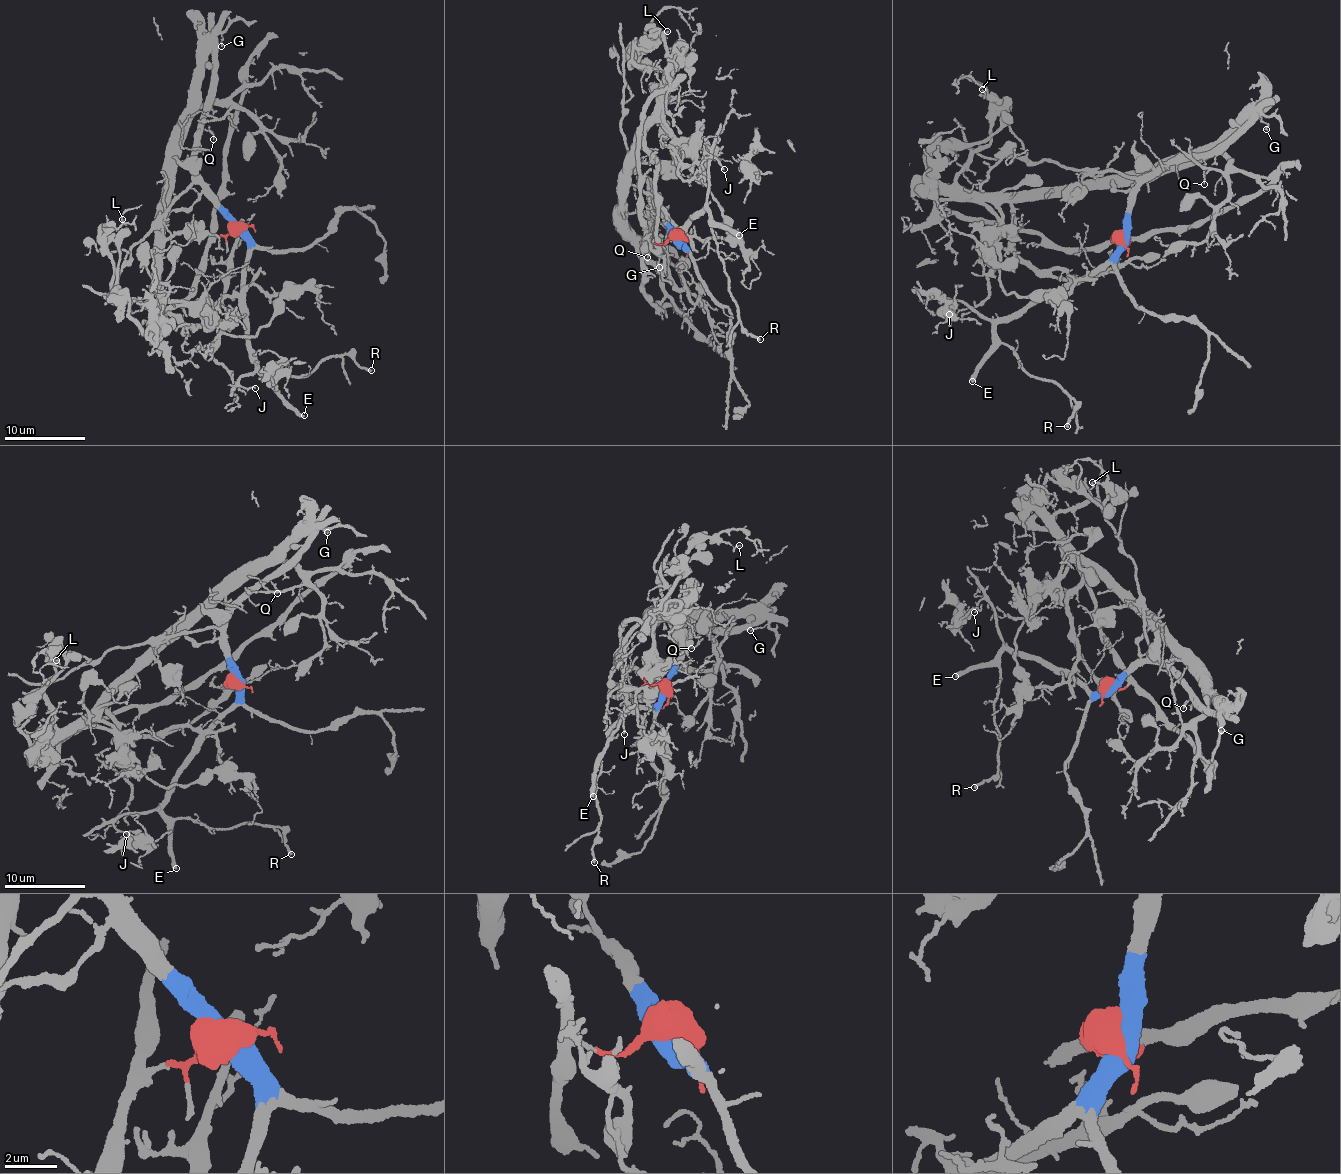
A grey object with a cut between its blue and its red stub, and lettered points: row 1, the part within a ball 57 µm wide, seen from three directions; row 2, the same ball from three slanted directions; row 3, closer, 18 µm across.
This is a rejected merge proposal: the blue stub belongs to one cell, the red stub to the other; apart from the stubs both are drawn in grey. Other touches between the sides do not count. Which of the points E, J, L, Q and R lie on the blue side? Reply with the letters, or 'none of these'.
E, J, Q, R

